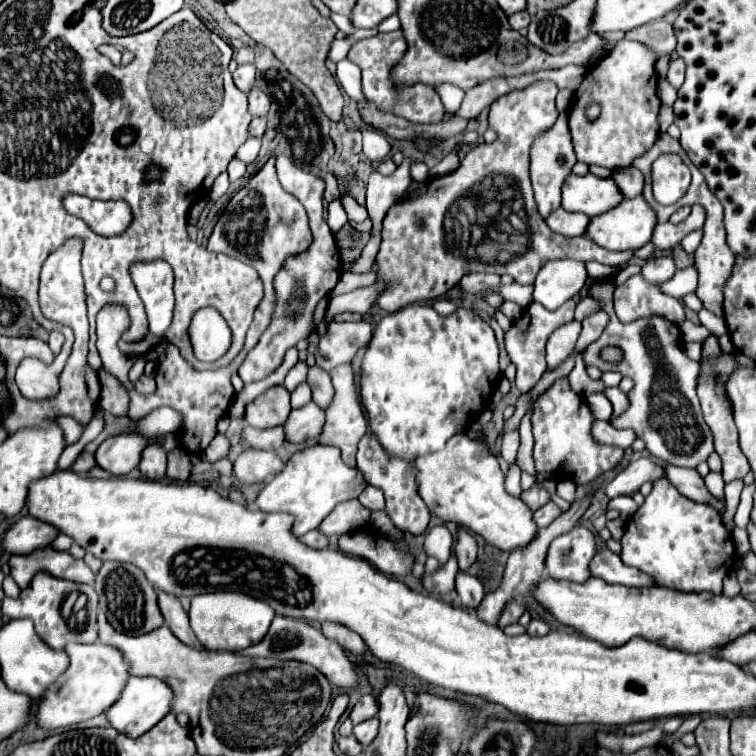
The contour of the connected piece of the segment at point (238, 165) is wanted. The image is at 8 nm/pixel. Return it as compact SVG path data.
M232 159L230 161L230 165L228 165L228 175L230 175L230 183L234 183L234 181L238 181L242 175L246 173L246 165L242 163L242 161L238 161L238 159Z

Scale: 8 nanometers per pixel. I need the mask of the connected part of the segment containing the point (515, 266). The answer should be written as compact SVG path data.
M538 81L522 91L512 91L490 107L490 127L498 131L498 141L476 145L460 163L460 167L448 175L428 179L426 189L416 199L404 199L390 207L384 219L382 245L376 257L378 263L378 279L388 281L388 289L378 297L376 305L384 311L398 311L416 301L434 301L444 295L448 289L456 285L466 273L474 273L472 269L494 269L496 275L512 275L520 285L532 285L540 267L548 261L556 259L574 259L574 261L598 261L604 265L620 265L626 263L634 253L632 251L608 251L586 235L582 237L564 237L556 235L548 229L544 219L540 217L532 187L530 187L530 147L540 133L546 133L558 117L554 99L556 85L550 81Z

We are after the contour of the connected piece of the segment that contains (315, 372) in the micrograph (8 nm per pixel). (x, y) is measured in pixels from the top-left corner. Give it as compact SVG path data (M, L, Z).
M312 365L308 369L308 385L312 389L312 395L314 395L314 403L320 405L320 407L326 407L322 403L330 403L332 397L334 397L334 387L332 387L332 381L330 381L330 375L324 373L318 365Z

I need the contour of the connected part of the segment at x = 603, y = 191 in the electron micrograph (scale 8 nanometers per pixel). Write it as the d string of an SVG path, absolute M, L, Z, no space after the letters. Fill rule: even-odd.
M570 173L562 185L562 207L588 217L596 217L608 209L614 209L622 199L624 195L612 177L602 179L592 173L580 177Z

